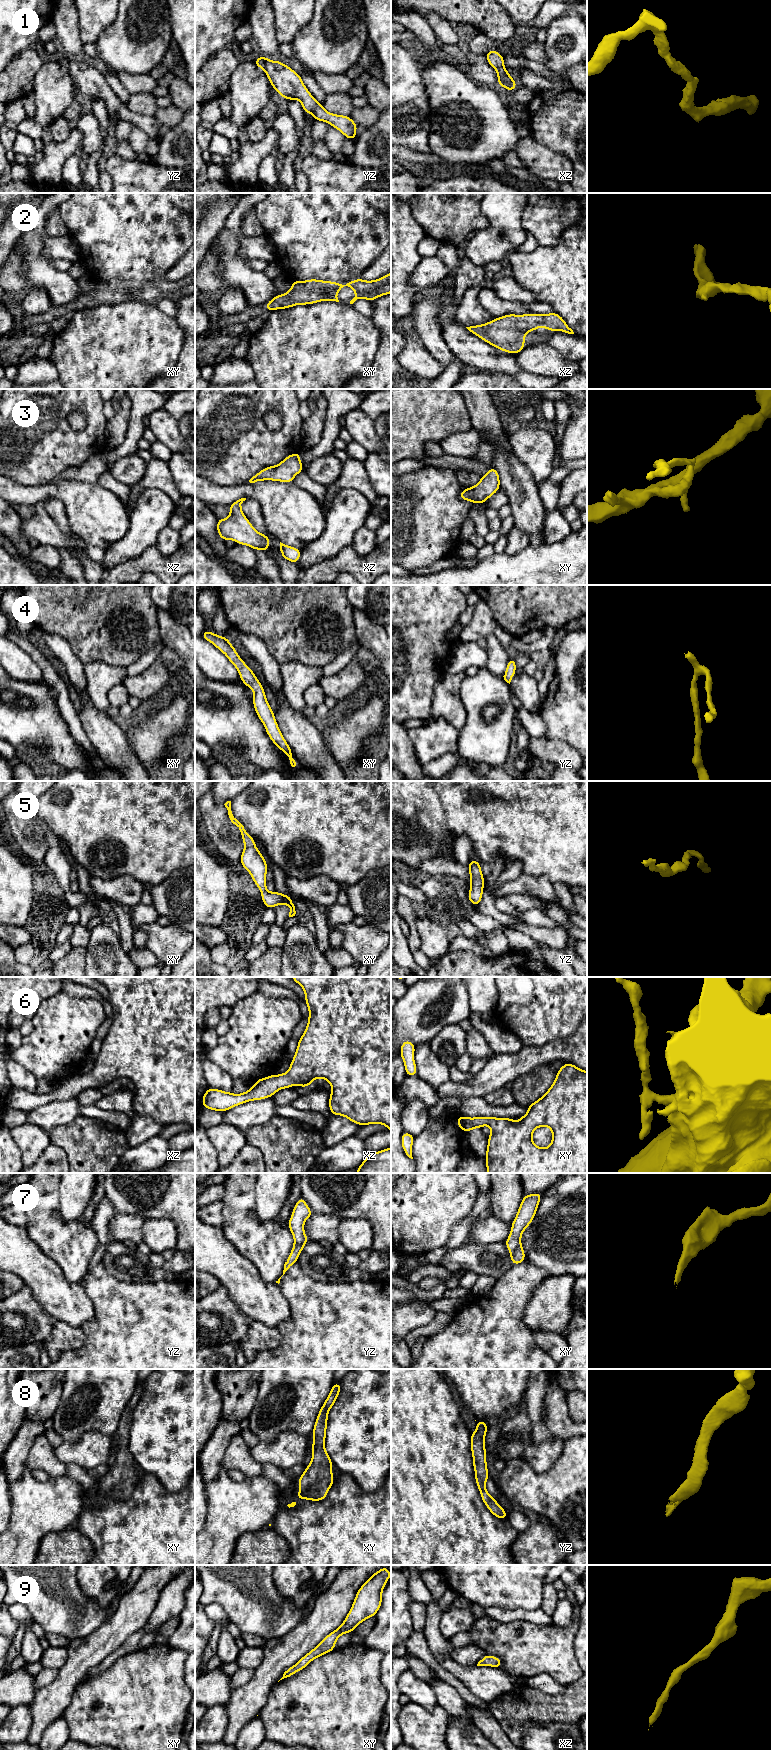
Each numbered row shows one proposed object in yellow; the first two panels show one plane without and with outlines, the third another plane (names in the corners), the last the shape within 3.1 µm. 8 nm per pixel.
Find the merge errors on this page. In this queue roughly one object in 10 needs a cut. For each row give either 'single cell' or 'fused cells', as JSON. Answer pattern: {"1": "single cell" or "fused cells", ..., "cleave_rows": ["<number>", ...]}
{"1": "single cell", "2": "single cell", "3": "single cell", "4": "single cell", "5": "single cell", "6": "single cell", "7": "single cell", "8": "single cell", "9": "single cell", "cleave_rows": []}

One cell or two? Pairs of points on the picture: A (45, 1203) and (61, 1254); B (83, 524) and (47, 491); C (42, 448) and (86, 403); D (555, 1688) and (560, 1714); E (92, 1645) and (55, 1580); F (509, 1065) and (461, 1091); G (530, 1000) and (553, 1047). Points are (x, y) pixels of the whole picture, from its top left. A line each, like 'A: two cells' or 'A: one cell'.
A: one cell
B: one cell
C: one cell
D: two cells
E: two cells
F: one cell
G: two cells

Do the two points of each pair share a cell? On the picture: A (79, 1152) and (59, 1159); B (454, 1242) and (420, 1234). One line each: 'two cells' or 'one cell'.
A: two cells
B: two cells

